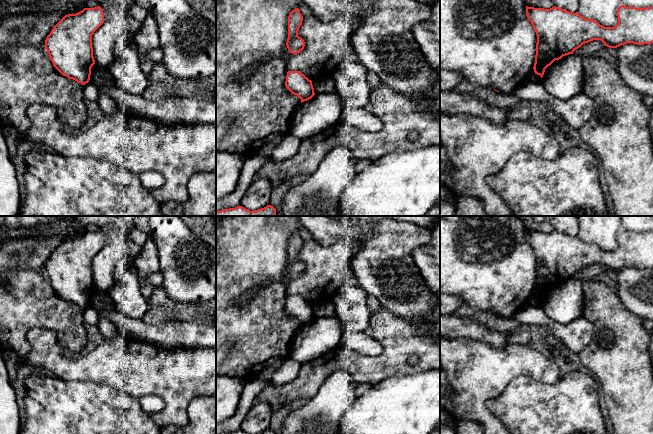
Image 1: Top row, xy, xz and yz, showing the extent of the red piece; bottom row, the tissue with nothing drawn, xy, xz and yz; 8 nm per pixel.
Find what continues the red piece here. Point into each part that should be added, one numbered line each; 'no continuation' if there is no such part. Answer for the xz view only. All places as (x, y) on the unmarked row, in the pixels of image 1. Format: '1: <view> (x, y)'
no continuation

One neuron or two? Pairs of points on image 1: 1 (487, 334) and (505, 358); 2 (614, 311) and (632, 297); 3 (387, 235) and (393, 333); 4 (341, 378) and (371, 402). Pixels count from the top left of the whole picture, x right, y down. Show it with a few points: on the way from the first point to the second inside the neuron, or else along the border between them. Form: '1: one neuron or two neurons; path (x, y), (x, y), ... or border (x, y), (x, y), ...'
1: two neurons; border (476, 340), (494, 348), (509, 343)
2: two neurons; border (615, 291), (620, 302), (627, 309), (642, 318)
3: two neurons; border (382, 307), (409, 321), (414, 320)
4: two neurons; border (357, 397), (342, 416)

